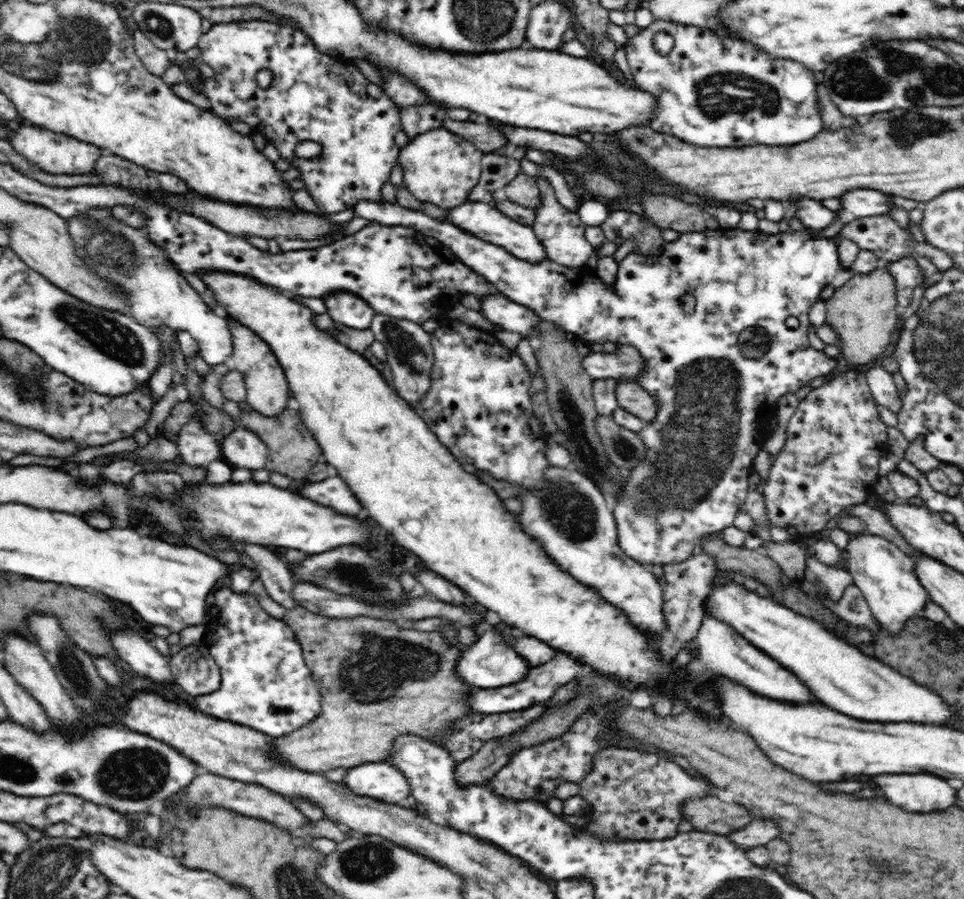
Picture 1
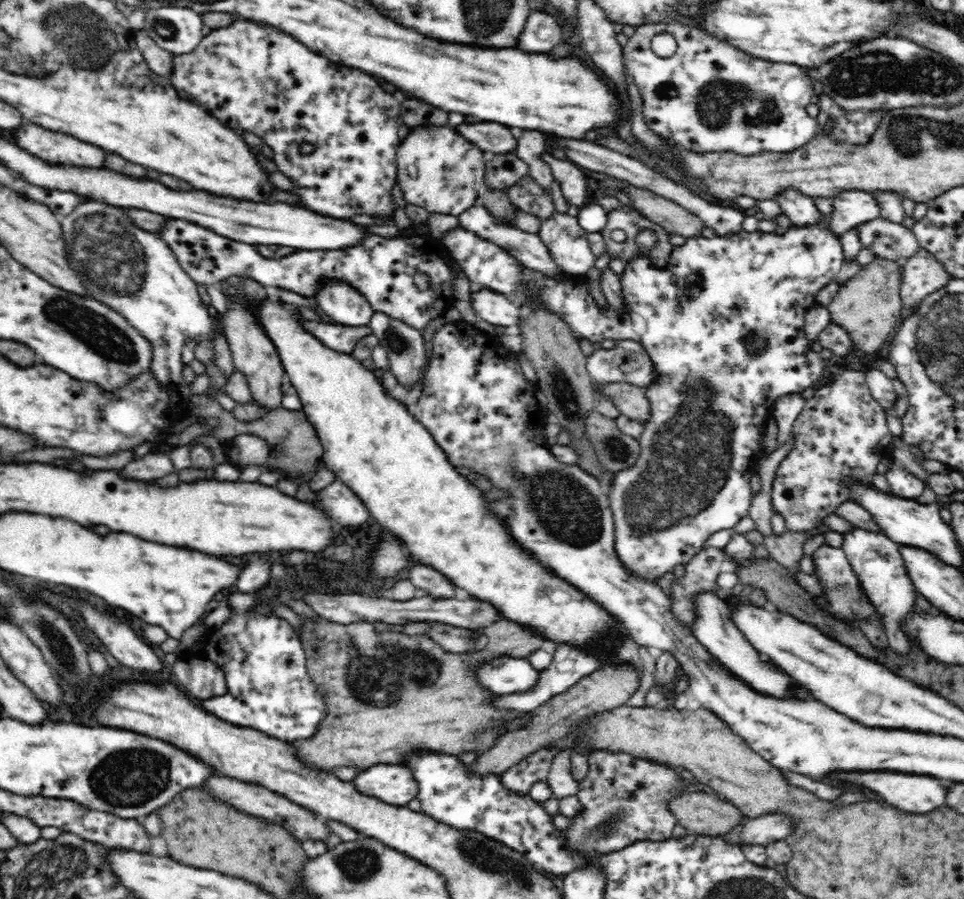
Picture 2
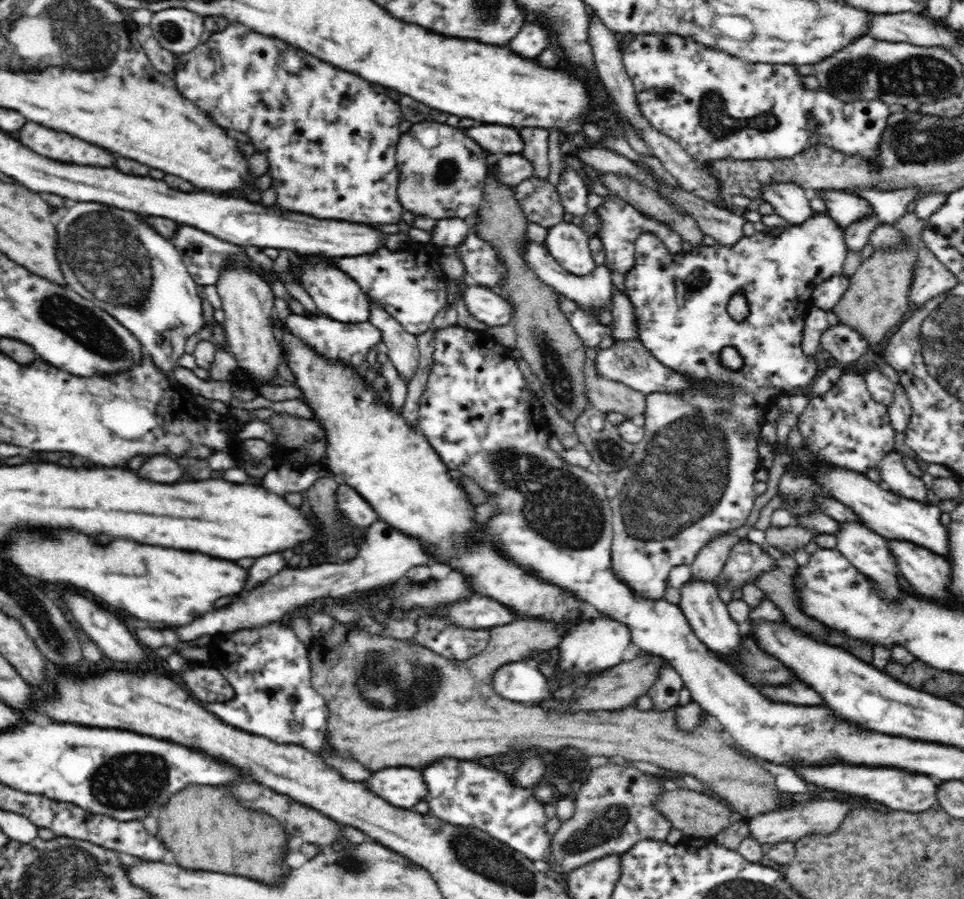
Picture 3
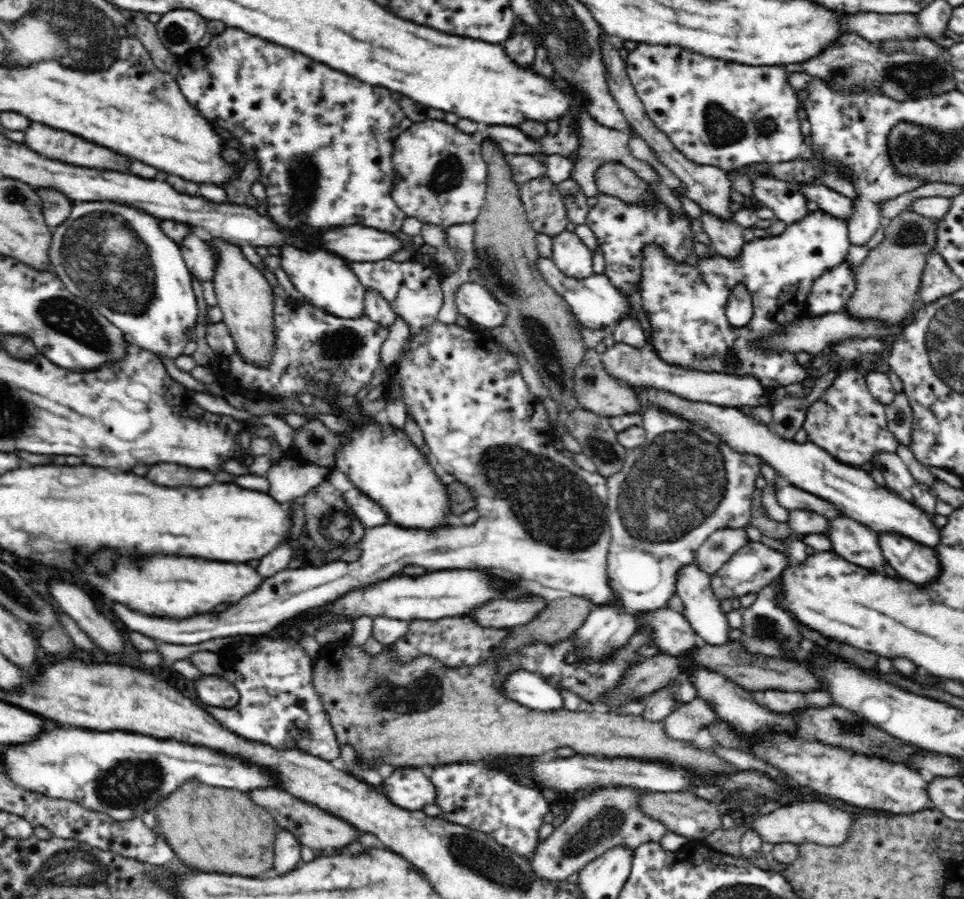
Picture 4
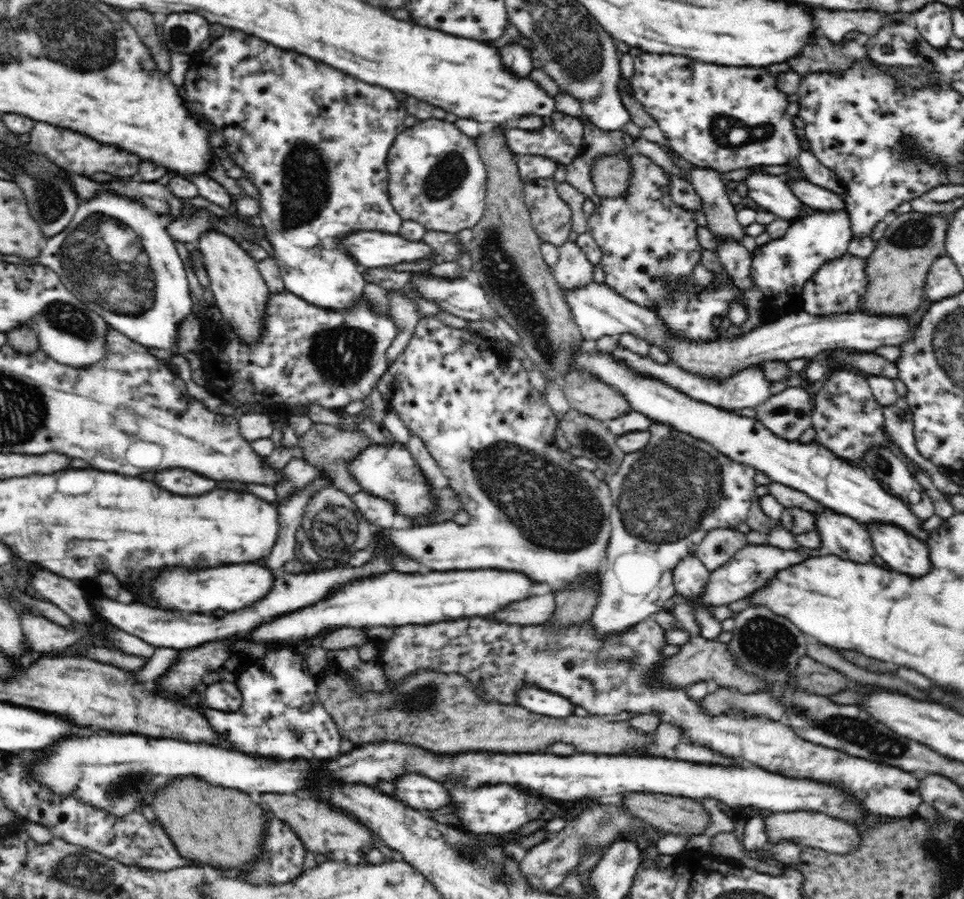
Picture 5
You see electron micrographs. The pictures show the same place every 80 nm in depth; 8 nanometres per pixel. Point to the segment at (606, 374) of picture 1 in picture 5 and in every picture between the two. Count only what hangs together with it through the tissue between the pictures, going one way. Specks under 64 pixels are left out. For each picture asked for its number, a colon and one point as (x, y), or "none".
2: (627, 361)
3: (627, 361)
4: (636, 367)
5: (749, 388)

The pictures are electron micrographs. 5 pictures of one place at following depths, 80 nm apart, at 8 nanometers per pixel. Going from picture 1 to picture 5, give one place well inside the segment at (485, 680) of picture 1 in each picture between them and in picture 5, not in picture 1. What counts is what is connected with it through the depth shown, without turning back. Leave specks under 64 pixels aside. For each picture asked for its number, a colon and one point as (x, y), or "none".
2: (505, 675)
3: (520, 682)
4: (531, 689)
5: (537, 700)

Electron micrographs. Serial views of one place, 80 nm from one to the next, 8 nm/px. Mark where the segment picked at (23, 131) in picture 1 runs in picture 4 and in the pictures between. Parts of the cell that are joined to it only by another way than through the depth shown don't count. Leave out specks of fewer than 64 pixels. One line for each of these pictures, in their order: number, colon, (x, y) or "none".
2: (59, 149)
3: (57, 145)
4: (63, 146)

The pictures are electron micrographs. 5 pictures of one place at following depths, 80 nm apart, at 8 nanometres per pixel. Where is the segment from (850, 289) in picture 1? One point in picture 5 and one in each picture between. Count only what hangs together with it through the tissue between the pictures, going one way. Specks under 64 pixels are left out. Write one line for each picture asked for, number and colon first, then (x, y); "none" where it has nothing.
2: (868, 306)
3: (877, 298)
4: (887, 282)
5: (896, 271)

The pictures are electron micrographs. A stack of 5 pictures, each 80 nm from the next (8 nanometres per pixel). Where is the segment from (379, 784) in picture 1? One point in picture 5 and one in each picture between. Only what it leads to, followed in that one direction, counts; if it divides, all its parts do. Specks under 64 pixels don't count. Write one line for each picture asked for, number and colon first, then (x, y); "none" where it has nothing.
2: (394, 783)
3: (403, 787)
4: (408, 787)
5: (419, 793)

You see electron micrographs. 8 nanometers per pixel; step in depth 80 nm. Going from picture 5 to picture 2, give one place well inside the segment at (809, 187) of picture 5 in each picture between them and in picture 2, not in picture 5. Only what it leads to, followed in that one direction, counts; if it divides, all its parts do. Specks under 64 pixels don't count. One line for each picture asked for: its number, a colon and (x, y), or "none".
2: (851, 208)
3: (845, 209)
4: (828, 200)

